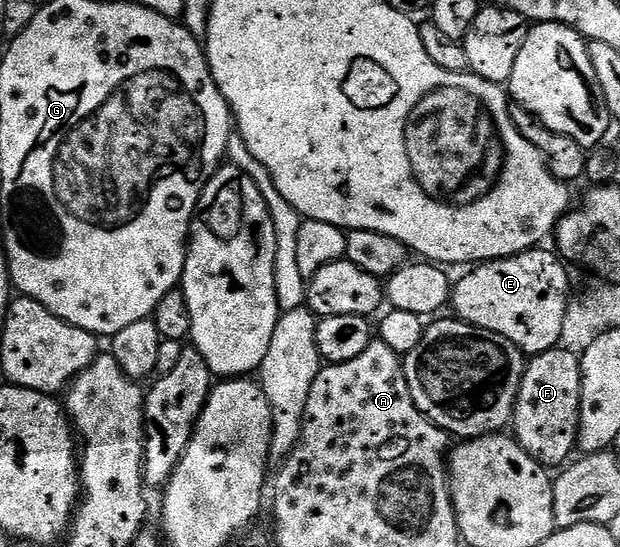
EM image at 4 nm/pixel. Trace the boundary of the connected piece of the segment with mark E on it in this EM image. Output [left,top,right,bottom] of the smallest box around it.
[450,249,570,356]

